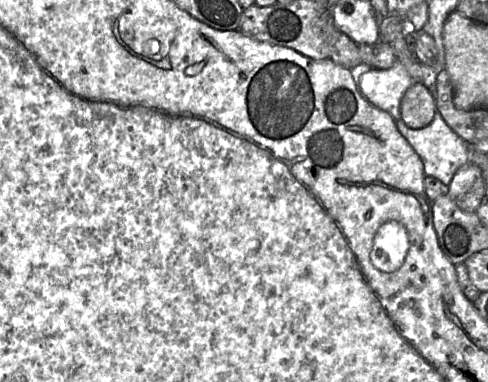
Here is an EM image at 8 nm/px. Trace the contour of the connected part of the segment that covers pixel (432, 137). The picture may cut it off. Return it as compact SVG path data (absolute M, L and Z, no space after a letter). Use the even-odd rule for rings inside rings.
M436 112L433 120L424 128L412 129L402 120L397 121L399 133L408 141L424 165L424 172L448 186L459 168L470 162L471 146L460 138Z

